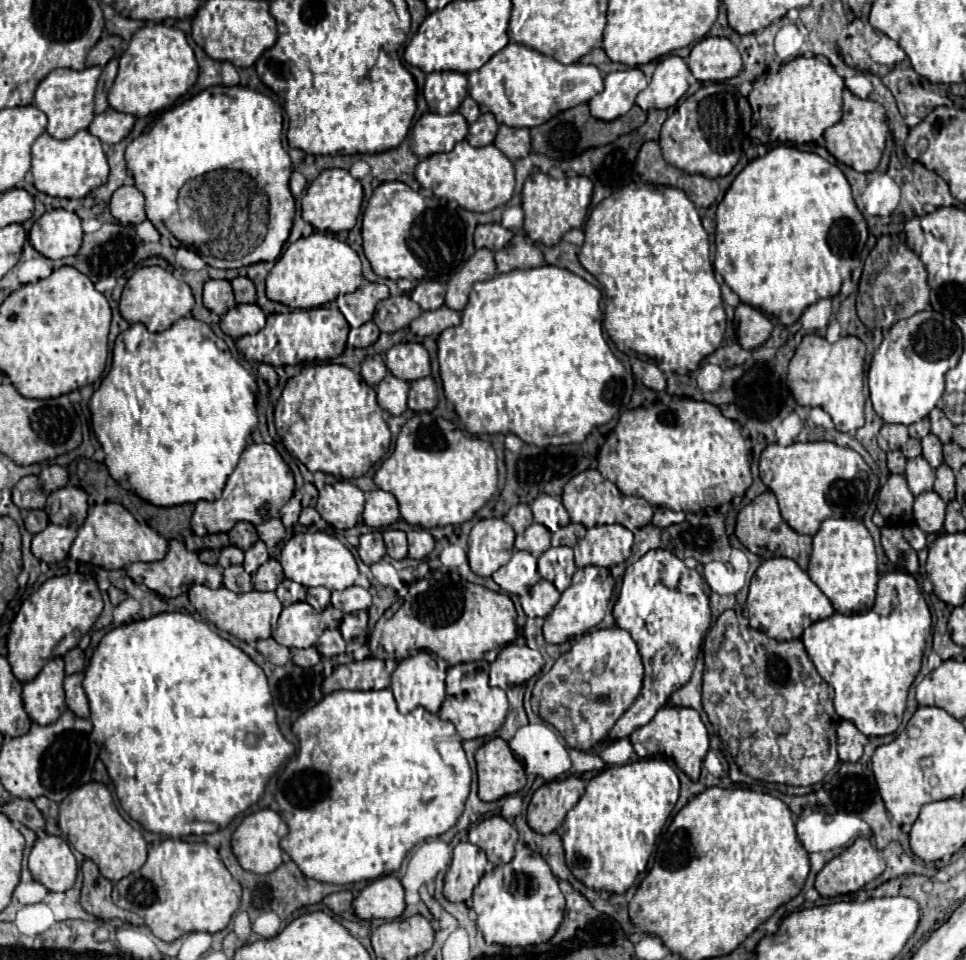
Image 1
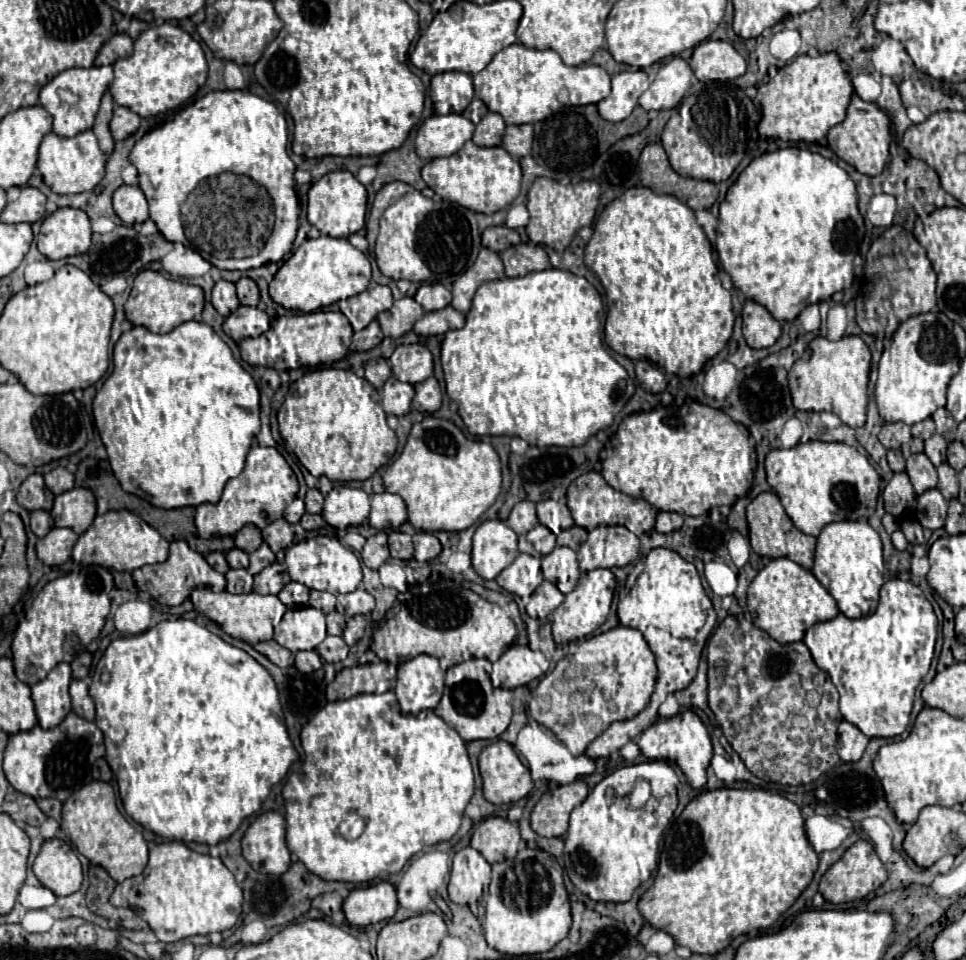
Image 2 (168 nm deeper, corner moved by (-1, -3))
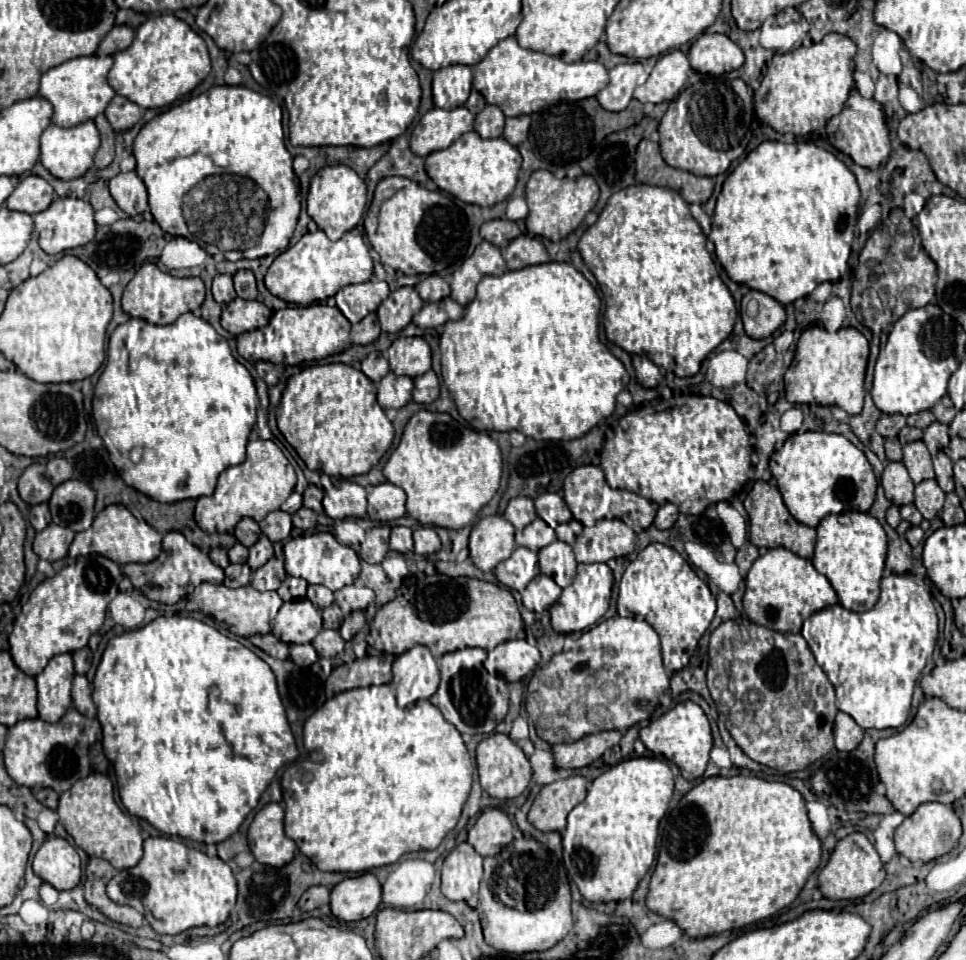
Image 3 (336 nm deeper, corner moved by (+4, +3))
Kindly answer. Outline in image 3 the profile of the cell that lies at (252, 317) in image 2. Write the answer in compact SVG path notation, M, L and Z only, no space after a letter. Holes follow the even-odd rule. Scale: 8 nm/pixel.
M232 300L222 312L222 328L238 336L248 330L258 330L268 324L272 310L256 300Z

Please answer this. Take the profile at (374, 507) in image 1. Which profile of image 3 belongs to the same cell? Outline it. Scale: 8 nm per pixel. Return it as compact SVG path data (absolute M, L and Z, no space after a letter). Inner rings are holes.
M382 482L368 492L368 516L374 522L392 522L406 514L406 494L402 488Z

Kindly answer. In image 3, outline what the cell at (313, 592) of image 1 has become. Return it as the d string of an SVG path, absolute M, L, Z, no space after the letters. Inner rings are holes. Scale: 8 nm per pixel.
M314 584L308 586L306 598L308 598L314 606L318 606L318 608L326 608L326 606L330 606L330 604L334 602L332 590L328 590L326 586L314 586Z

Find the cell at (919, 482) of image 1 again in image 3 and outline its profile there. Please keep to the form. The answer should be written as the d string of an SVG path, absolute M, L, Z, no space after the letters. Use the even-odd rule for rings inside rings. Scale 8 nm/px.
M910 442L904 446L904 466L912 478L914 484L920 484L922 480L930 480L934 478L934 468L932 468L932 460L928 454L928 448L924 446L924 442Z

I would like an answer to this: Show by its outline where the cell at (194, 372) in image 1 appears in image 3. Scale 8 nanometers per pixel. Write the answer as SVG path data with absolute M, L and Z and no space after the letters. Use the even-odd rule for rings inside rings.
M186 312L174 324L166 326L130 318L112 332L106 368L94 386L92 416L118 476L128 486L158 502L180 502L186 498L212 496L218 474L244 462L258 404L254 380L232 356L228 342L204 318ZM136 446L144 452L142 460L132 464L130 450Z

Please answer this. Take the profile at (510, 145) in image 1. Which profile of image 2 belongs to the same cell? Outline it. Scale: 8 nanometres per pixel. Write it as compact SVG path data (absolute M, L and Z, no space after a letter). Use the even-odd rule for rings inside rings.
M531 124L507 126L505 136L503 136L503 148L513 158L527 156L531 152L531 144L533 144L533 126Z

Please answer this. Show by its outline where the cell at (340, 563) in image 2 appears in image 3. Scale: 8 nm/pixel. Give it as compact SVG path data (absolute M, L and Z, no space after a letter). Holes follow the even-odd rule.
M316 532L308 536L292 538L284 544L284 564L286 572L296 578L304 578L308 584L322 584L330 588L332 592L340 590L342 586L352 584L360 574L360 558L350 548L340 544L332 534L328 532Z

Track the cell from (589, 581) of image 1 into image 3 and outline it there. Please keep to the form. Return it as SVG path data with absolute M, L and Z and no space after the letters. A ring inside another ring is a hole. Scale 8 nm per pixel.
M578 564L578 574L574 582L562 590L560 598L550 608L552 628L558 634L570 634L570 632L578 632L578 630L586 630L594 626L606 614L610 606L612 582L614 578L608 564Z

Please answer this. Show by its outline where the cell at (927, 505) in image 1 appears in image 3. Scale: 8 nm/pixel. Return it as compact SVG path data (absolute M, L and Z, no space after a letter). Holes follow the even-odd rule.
M924 480L916 486L916 492L914 492L914 506L920 510L920 514L926 518L926 520L932 520L940 510L942 510L942 504L944 504L944 492L940 490L940 486L934 482L934 480Z

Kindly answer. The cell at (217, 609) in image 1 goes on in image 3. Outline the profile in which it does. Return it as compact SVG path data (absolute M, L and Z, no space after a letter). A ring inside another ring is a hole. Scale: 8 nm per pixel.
M202 582L192 592L192 602L198 606L198 610L206 616L212 616L218 624L222 624L226 630L230 630L236 636L252 636L252 634L268 634L272 630L272 621L283 604L276 591L260 592L254 586L242 586L242 588L226 588L224 584L208 584Z

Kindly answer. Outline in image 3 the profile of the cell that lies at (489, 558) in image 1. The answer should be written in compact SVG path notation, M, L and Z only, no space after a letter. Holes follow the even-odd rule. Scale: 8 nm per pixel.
M500 514L482 518L470 532L470 558L480 570L494 570L514 550L514 526Z

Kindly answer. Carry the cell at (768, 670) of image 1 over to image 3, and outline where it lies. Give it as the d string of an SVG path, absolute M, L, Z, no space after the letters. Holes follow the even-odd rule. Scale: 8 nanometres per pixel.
M728 620L710 634L708 656L708 690L716 702L718 714L726 718L730 736L748 758L788 774L808 768L834 748L832 726L834 716L838 714L834 686L816 664L802 634L780 634L752 622L742 624Z

